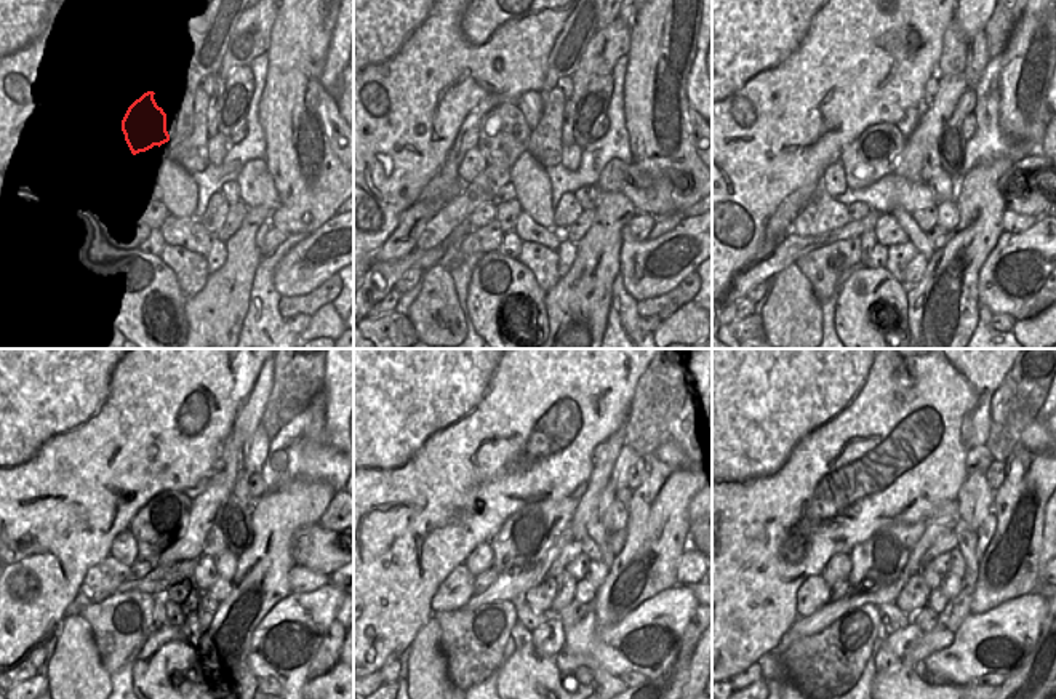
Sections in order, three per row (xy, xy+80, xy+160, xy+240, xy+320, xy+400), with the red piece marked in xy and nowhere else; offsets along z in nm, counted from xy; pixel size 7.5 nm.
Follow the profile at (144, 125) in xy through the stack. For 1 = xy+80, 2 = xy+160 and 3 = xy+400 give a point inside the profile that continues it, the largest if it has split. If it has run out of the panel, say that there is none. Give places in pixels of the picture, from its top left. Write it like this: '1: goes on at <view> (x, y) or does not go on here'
1: goes on at xy+80 (504, 133)
2: goes on at xy+160 (874, 154)
3: goes on at xy+400 (880, 560)

